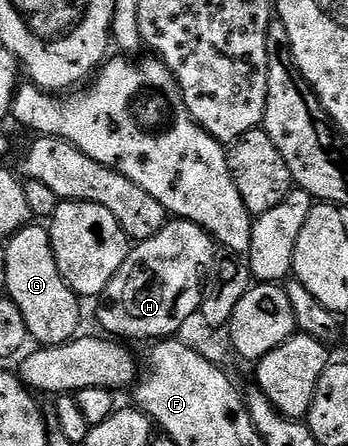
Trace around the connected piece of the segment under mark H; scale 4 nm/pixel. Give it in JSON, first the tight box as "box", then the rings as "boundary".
{"box":[95,219,216,342],"boundary":[[[171,219],[164,224],[159,232],[149,239],[138,242],[128,252],[125,263],[113,275],[113,279],[105,287],[105,291],[97,298],[99,310],[95,317],[104,334],[115,339],[123,337],[136,337],[139,341],[154,342],[156,339],[171,339],[175,333],[191,316],[200,312],[203,303],[203,290],[205,288],[205,272],[203,265],[210,266],[216,260],[216,242],[197,223],[182,219]]]}

